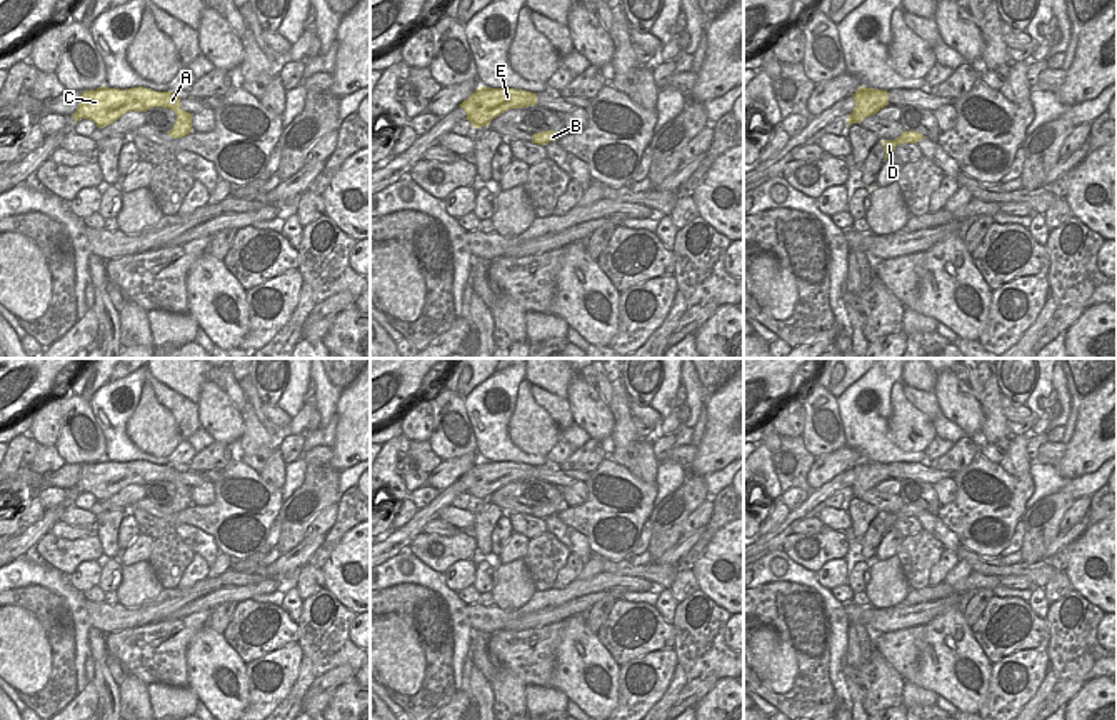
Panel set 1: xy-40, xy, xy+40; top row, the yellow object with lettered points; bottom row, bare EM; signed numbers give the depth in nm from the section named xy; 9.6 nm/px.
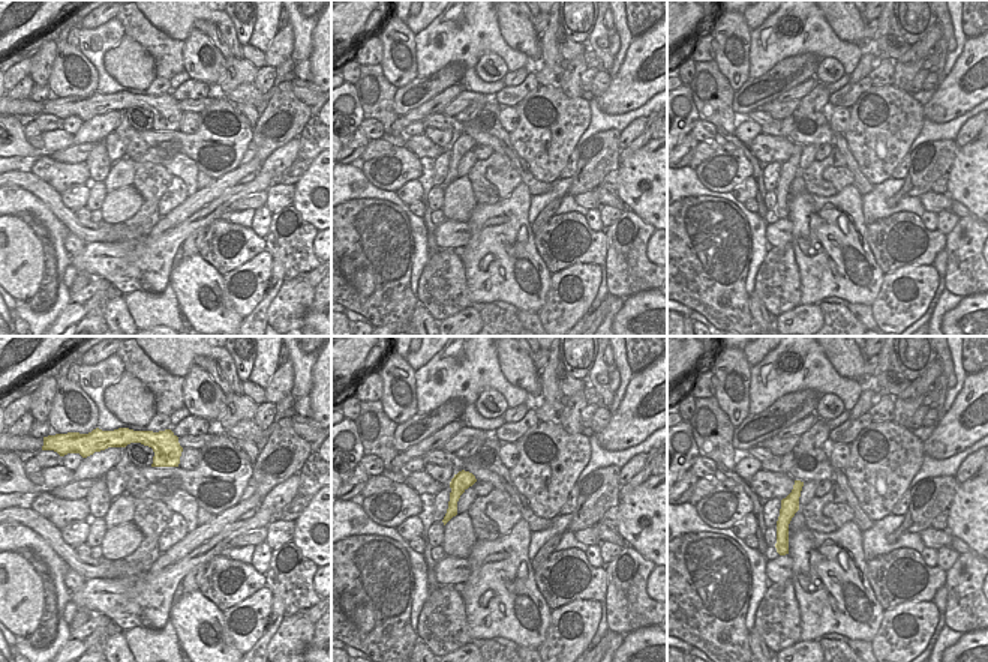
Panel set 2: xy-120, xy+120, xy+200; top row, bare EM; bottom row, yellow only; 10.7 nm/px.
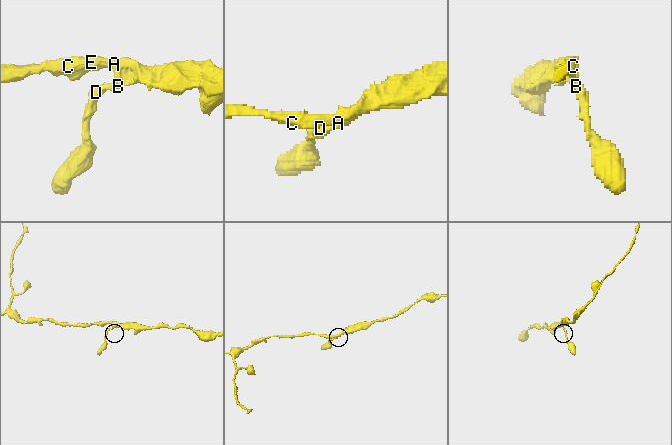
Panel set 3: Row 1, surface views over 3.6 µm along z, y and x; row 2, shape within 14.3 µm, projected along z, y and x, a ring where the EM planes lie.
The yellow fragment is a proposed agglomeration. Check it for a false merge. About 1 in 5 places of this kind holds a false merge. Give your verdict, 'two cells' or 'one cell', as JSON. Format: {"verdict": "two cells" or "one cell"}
{"verdict": "one cell"}

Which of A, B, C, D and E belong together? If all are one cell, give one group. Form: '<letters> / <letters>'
A B C D E

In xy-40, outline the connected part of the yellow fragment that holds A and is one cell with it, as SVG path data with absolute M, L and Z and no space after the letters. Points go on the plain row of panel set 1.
M145 460L133 462L108 462L85 463L82 467L77 485L72 488L75 495L82 492L93 493L98 502L118 493L127 485L147 485L148 482L162 480L175 485L177 493L170 505L172 512L188 508L192 502L192 488L180 482L180 470L173 465L157 465Z

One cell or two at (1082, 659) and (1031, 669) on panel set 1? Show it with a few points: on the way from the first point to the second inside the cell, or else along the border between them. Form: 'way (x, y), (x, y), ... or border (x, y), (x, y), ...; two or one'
border (1046, 650), (1051, 662); two

